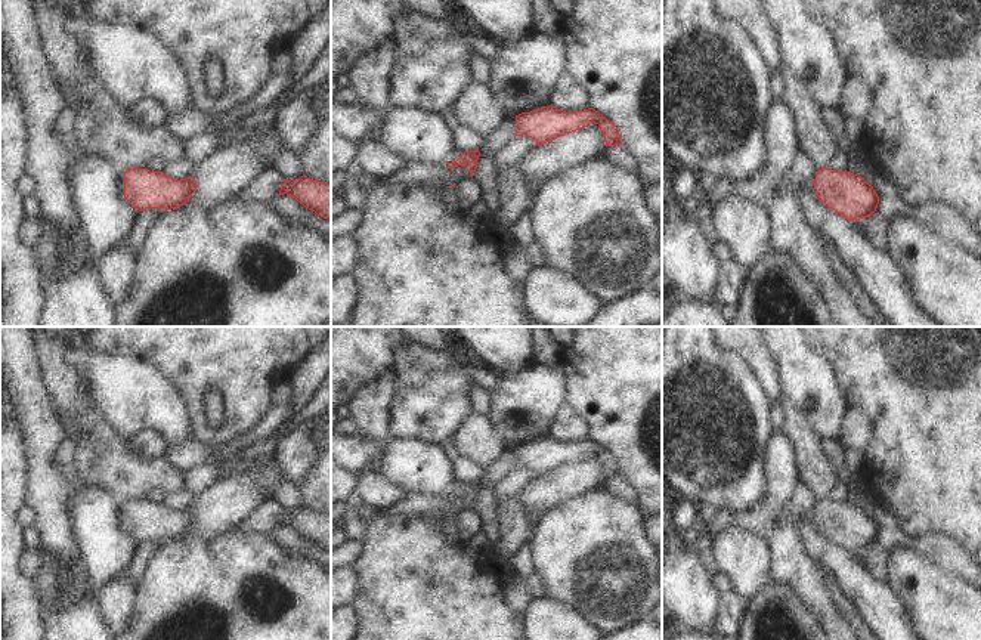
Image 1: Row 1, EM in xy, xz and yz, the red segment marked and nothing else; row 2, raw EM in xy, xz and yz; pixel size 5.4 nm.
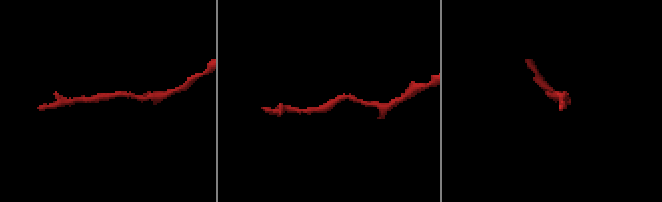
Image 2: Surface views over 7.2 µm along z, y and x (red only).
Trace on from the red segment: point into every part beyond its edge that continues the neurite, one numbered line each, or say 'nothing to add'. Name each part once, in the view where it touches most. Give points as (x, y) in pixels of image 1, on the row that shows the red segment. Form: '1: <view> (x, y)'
nothing to add

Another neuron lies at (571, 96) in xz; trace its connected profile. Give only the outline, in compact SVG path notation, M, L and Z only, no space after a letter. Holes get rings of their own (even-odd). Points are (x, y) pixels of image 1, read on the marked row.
M564 74L553 96L553 106L566 112L576 112L591 108L591 93L572 74Z

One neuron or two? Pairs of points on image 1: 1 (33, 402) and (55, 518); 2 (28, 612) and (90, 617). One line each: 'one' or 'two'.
1: one
2: two

